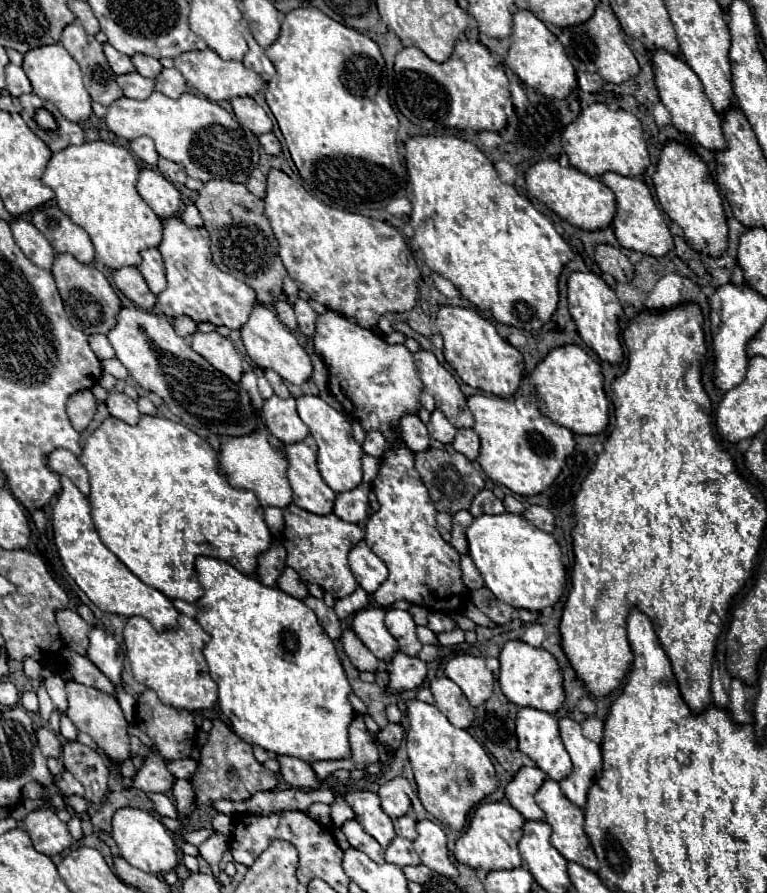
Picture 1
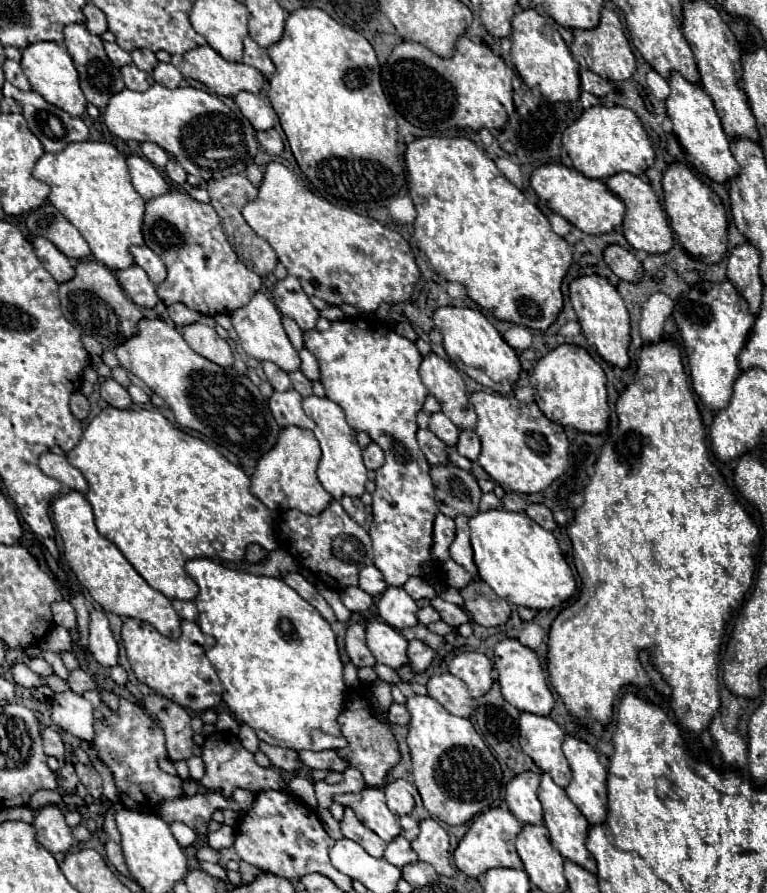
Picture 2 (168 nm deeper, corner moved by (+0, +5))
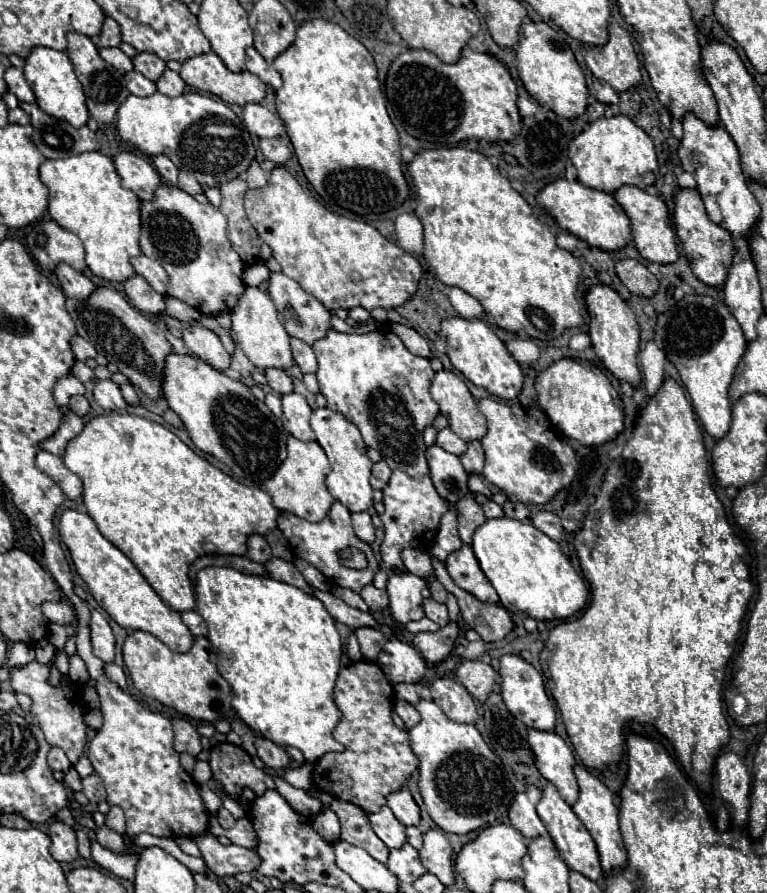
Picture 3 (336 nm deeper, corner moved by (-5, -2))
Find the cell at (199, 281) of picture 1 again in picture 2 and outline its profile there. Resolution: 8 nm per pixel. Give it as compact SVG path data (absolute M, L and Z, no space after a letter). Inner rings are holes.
M169 191L145 205L145 245L151 247L167 267L167 279L157 287L165 305L183 303L201 315L231 315L245 307L261 289L261 277L243 267L223 233L221 221L211 205L193 201L185 193Z

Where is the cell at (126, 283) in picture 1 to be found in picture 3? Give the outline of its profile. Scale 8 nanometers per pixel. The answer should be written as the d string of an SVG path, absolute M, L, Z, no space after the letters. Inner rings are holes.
M142 276L128 278L124 282L124 292L140 312L146 312L146 314L164 312L164 296L156 294Z

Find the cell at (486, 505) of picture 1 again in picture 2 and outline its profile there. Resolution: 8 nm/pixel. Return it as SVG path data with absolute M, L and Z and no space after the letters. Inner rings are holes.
M485 493L481 497L481 505L479 505L479 511L489 511L489 509L499 509L501 507L501 501L497 499L495 493Z

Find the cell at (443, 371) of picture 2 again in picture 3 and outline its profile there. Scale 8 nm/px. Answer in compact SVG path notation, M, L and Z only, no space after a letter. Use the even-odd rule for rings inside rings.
M448 370L436 372L430 392L440 406L440 414L448 418L448 424L454 434L458 434L464 442L484 438L488 430L486 418L476 408L476 400L472 398L460 375Z

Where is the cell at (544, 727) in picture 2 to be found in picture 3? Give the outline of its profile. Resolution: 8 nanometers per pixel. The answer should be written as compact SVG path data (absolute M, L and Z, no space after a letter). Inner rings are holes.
M528 730L528 744L534 752L538 772L552 782L566 804L578 800L578 782L574 776L576 758L570 746L556 732Z

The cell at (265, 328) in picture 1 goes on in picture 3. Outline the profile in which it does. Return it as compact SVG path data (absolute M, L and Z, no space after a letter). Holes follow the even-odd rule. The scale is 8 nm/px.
M246 288L244 294L238 298L236 306L232 308L232 332L236 336L236 342L244 350L244 354L250 358L250 362L260 368L290 368L292 366L292 354L290 354L290 342L288 334L272 306L272 300L266 292L258 288Z

